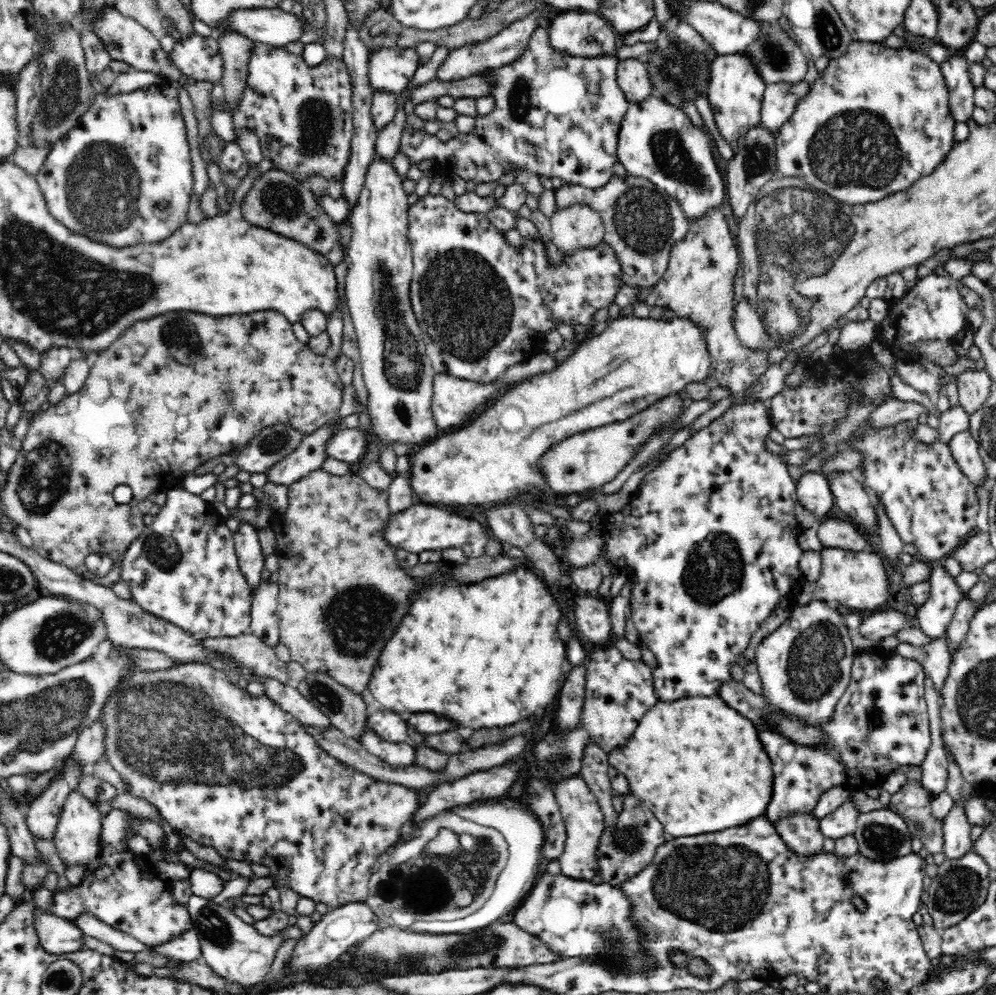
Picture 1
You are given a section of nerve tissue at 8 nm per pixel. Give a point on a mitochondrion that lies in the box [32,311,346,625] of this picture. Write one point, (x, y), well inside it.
(183, 336)

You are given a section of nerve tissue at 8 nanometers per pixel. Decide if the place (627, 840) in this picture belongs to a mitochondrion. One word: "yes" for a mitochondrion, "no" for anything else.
yes

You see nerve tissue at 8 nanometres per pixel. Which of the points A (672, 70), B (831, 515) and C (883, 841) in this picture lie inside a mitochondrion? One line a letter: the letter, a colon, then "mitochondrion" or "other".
A: mitochondrion
B: other
C: mitochondrion

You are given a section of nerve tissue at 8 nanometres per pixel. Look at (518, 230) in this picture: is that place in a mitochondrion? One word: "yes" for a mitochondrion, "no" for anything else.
no

